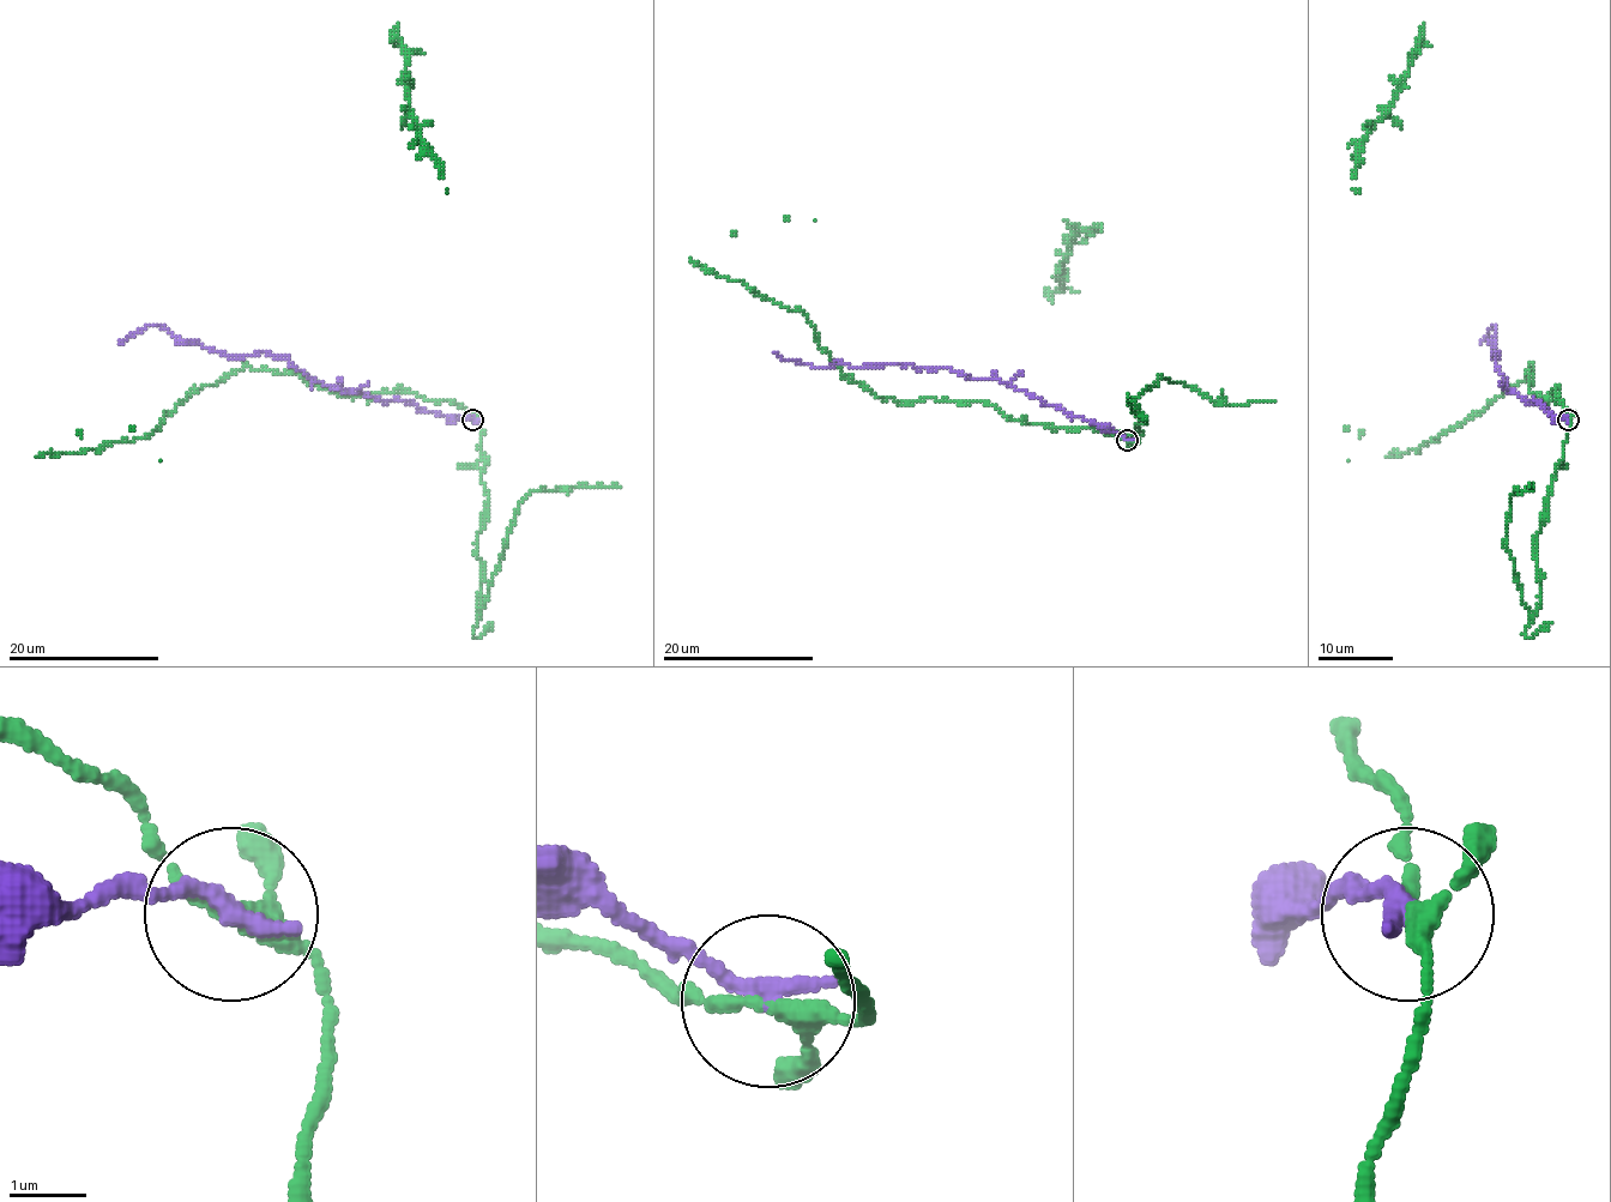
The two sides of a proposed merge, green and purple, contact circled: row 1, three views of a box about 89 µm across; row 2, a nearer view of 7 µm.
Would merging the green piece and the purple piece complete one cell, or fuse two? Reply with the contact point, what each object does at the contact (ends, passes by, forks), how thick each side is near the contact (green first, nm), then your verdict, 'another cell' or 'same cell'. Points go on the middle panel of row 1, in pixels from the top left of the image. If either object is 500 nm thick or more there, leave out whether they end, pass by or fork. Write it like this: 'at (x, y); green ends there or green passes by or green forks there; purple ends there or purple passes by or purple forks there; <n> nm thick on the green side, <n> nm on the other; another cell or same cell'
at (1127, 440); green forks there; purple ends there; 200 nm thick on the green side, 300 nm on the other; another cell

